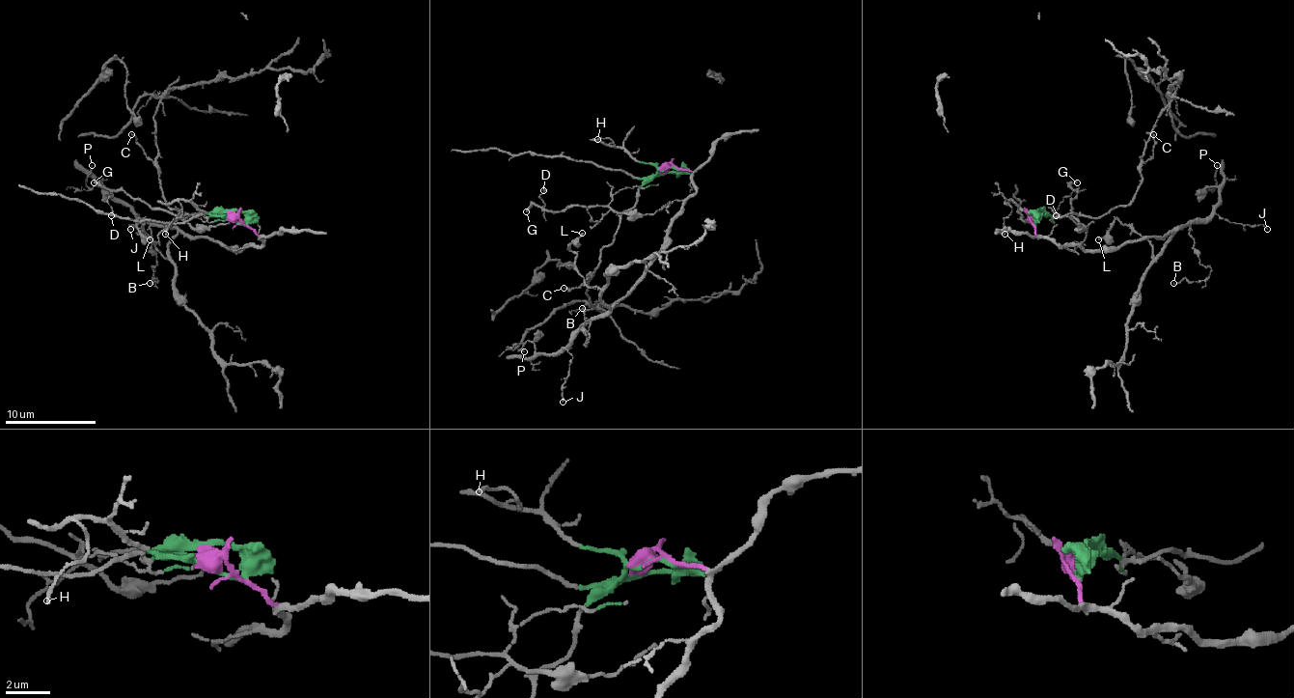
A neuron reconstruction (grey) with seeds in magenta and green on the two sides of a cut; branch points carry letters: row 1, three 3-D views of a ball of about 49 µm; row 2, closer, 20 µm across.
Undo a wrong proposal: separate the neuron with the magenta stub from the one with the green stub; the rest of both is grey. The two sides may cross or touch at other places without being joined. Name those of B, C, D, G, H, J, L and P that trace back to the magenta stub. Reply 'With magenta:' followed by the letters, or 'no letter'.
With magenta: B, J, L, P

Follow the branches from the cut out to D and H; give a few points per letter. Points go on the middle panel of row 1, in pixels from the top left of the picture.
D: (667, 168), (637, 186), (619, 189), (610, 203), (575, 205), (555, 211), (546, 209), (538, 198), (543, 191)
H: (667, 168), (657, 171), (650, 164), (637, 161), (617, 148), (610, 139), (598, 139)

